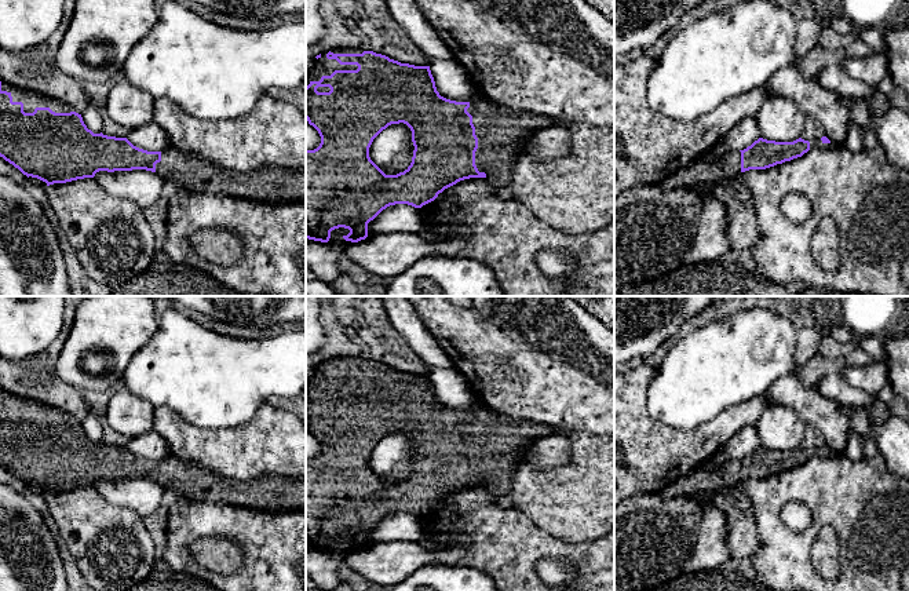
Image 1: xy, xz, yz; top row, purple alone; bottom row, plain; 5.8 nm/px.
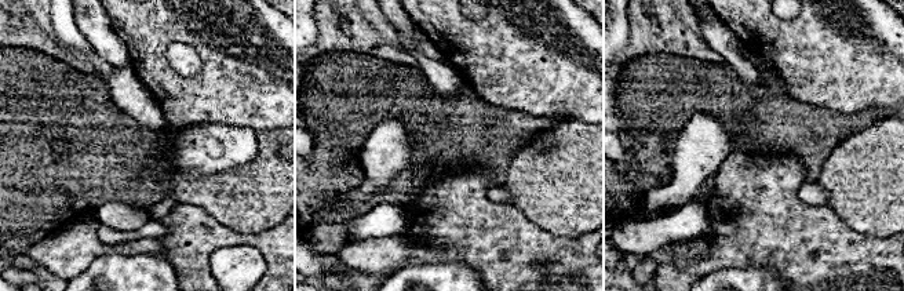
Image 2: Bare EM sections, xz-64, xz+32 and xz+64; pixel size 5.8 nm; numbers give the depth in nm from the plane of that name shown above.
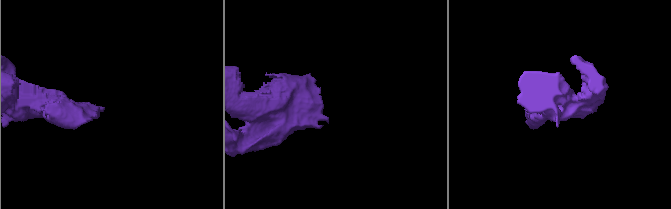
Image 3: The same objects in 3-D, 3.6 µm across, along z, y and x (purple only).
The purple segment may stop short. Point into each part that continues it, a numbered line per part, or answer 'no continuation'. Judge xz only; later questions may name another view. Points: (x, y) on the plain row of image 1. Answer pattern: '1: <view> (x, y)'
1: xz (322, 375)
2: xz (500, 440)

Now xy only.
1: xy (30, 408)
2: xy (272, 493)

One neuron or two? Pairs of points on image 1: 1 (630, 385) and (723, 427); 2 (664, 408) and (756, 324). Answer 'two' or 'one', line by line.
1: one
2: one

